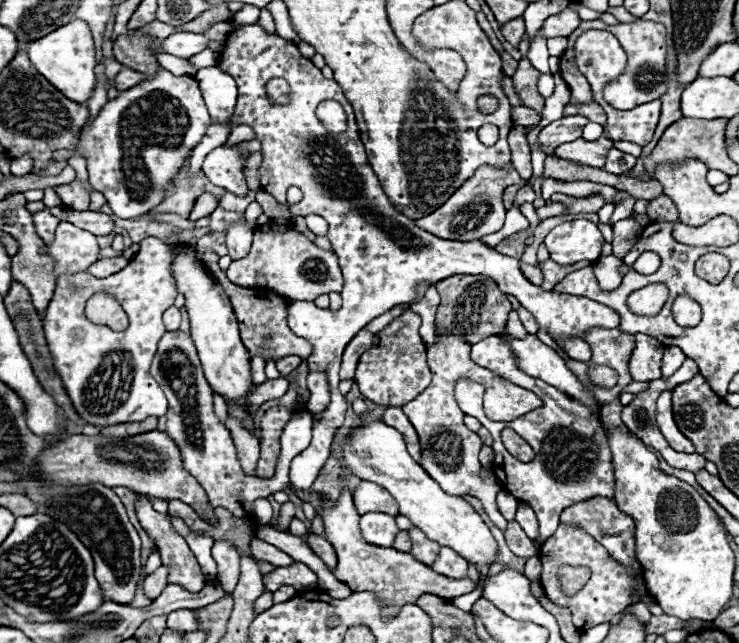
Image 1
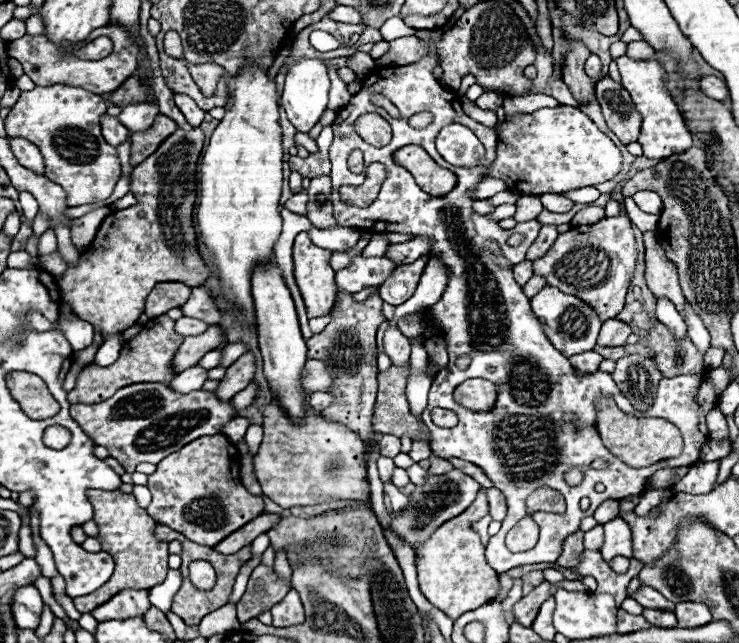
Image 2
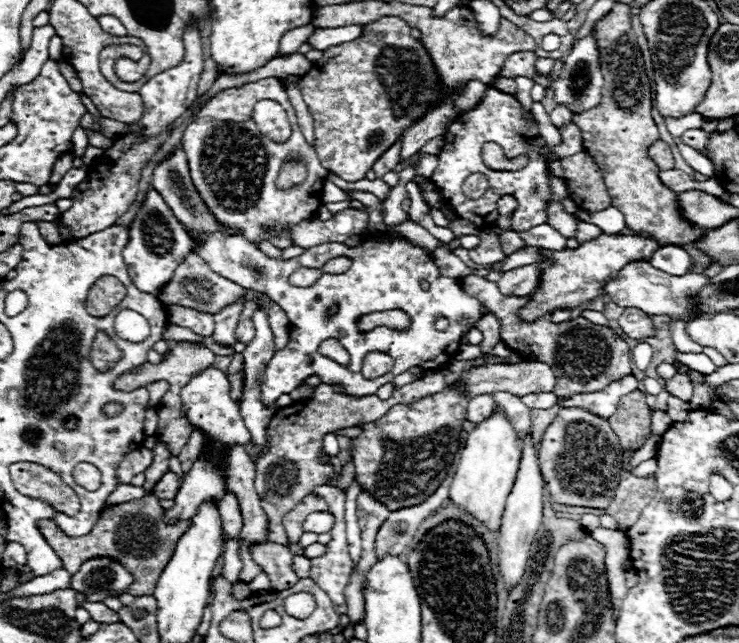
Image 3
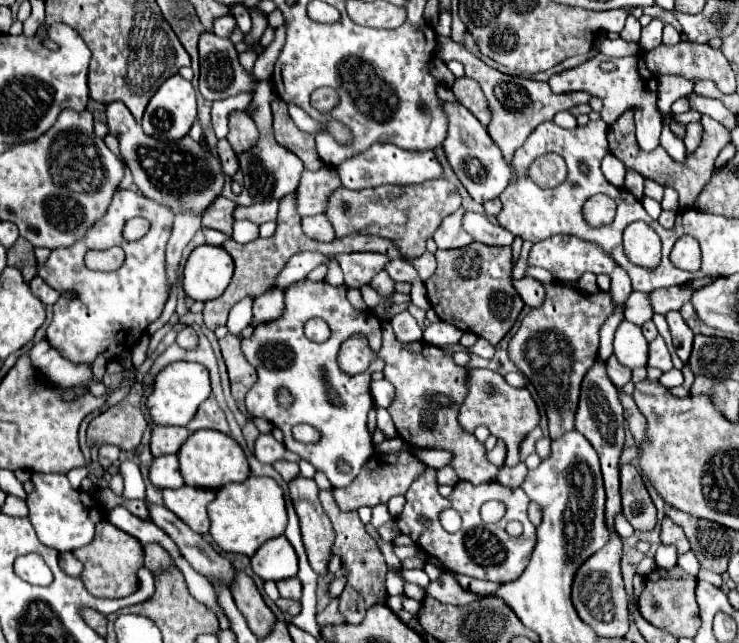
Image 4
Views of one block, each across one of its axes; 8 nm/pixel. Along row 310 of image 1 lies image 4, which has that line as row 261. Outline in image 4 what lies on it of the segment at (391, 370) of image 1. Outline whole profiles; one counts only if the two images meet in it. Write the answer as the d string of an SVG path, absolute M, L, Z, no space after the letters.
M444 178L426 180L422 184L406 186L380 186L370 190L336 190L328 200L326 216L330 218L336 236L348 236L354 232L388 238L396 244L398 252L406 262L426 252L426 238L430 238L440 226L442 218L460 208L460 194L456 186Z

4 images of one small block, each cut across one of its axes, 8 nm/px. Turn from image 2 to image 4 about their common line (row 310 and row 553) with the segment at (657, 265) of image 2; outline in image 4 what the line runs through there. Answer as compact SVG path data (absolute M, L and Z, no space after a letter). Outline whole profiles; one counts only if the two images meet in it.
M668 516L662 522L662 534L660 534L660 538L662 538L664 544L674 544L678 548L678 554L680 556L690 550L690 542L684 536L684 530L678 524L674 524Z

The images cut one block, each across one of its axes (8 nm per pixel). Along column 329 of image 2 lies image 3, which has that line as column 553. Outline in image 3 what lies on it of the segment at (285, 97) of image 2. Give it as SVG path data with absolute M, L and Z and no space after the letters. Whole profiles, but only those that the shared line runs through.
M588 34L582 40L574 42L570 54L564 58L562 64L564 64L562 74L556 80L552 80L552 76L546 74L546 76L536 76L534 82L540 84L542 88L552 88L556 104L564 104L572 114L596 108L602 100L604 76L602 76L602 70L600 70L600 52L598 52L598 44L596 44L594 34Z

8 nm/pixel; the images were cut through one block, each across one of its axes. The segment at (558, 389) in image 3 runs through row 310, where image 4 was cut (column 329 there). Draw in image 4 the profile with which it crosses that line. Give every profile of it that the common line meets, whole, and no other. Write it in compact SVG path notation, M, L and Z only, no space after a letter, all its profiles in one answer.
M330 490L320 492L320 502L324 506L324 512L330 516L336 532L332 554L338 554L342 558L342 568L346 570L346 586L340 594L340 612L346 618L346 622L362 622L362 618L366 616L366 610L386 594L384 576L388 572L388 566L374 538L366 534L364 524L358 518L358 512L342 512L334 502L334 496Z

